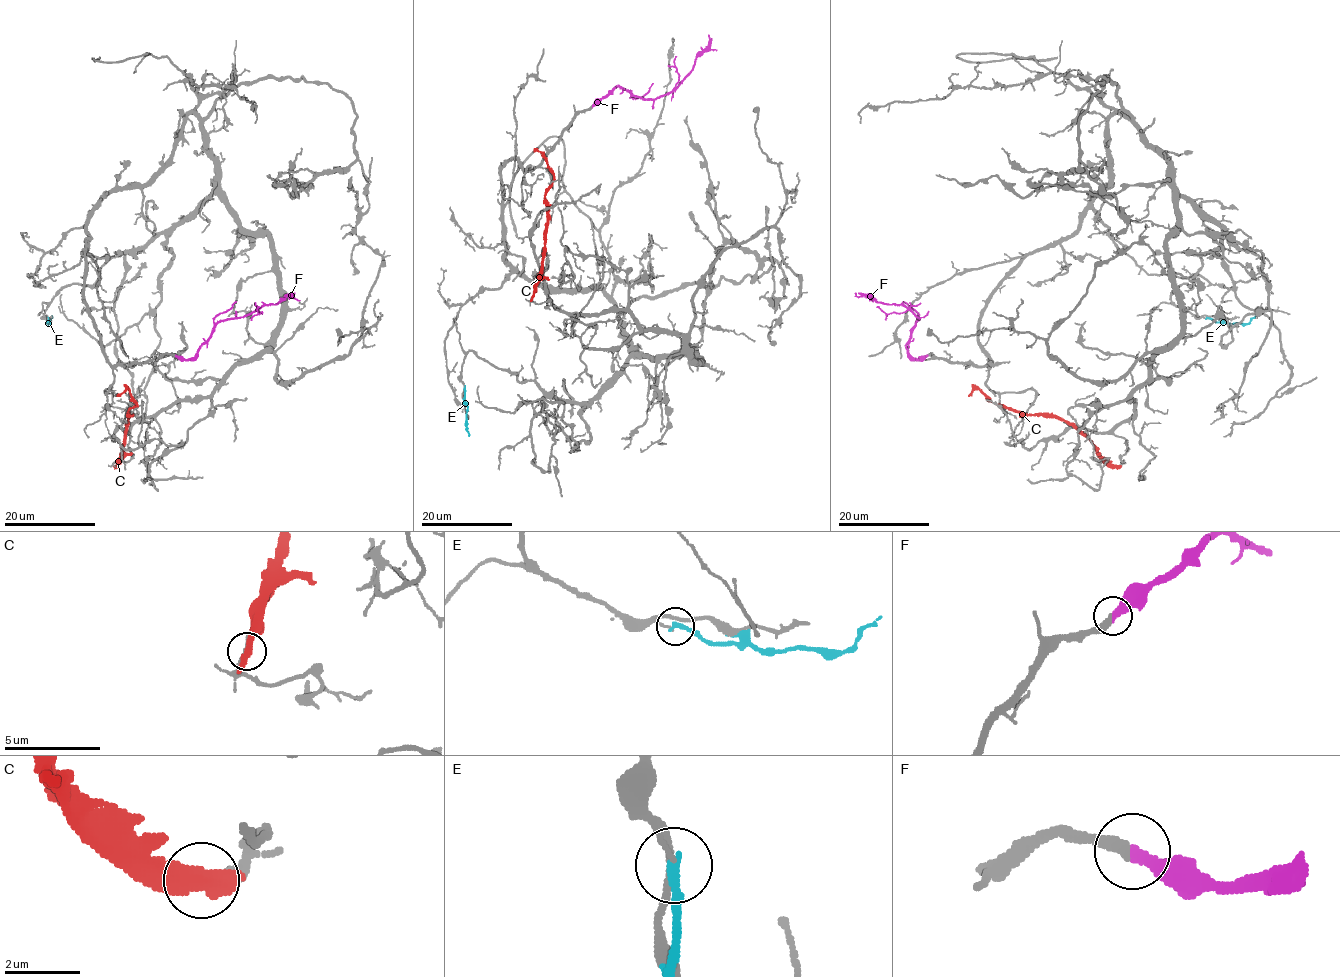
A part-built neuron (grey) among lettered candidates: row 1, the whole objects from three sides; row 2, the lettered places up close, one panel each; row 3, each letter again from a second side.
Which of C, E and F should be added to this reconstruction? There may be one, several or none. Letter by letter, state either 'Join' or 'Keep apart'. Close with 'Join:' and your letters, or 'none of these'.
C: Keep apart
E: Keep apart
F: Join
Join: F

